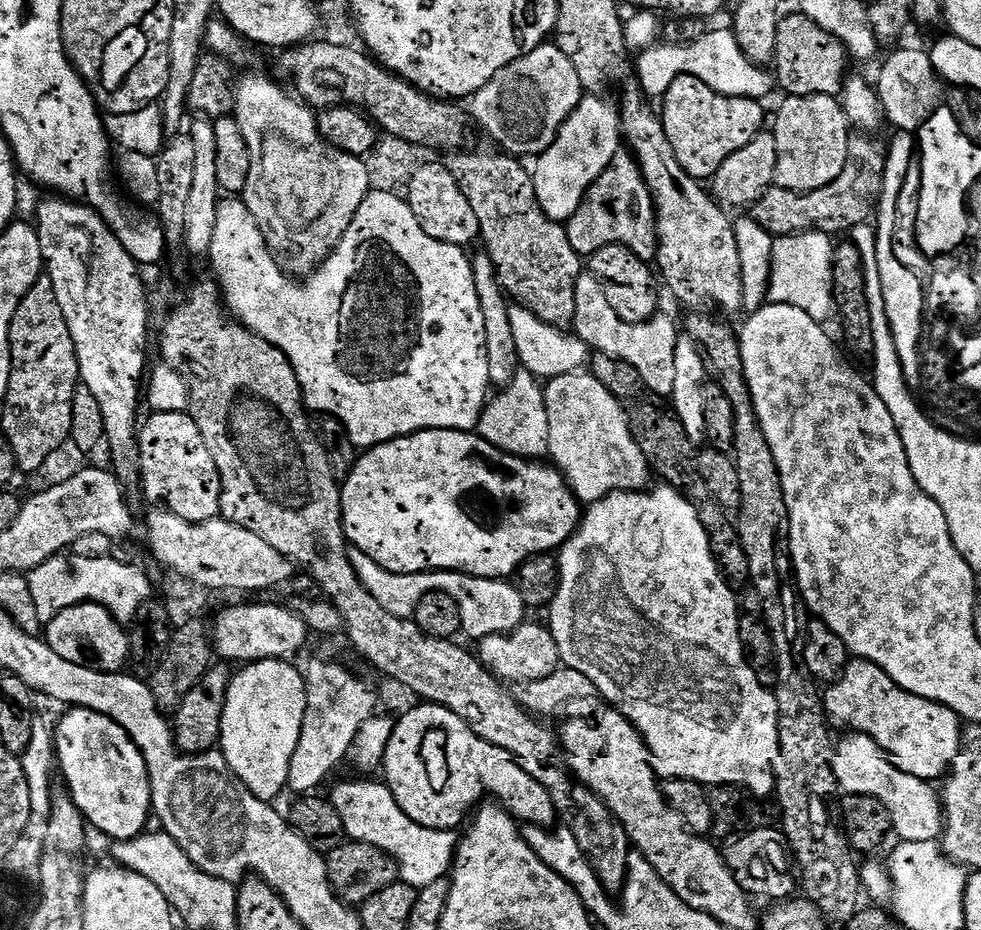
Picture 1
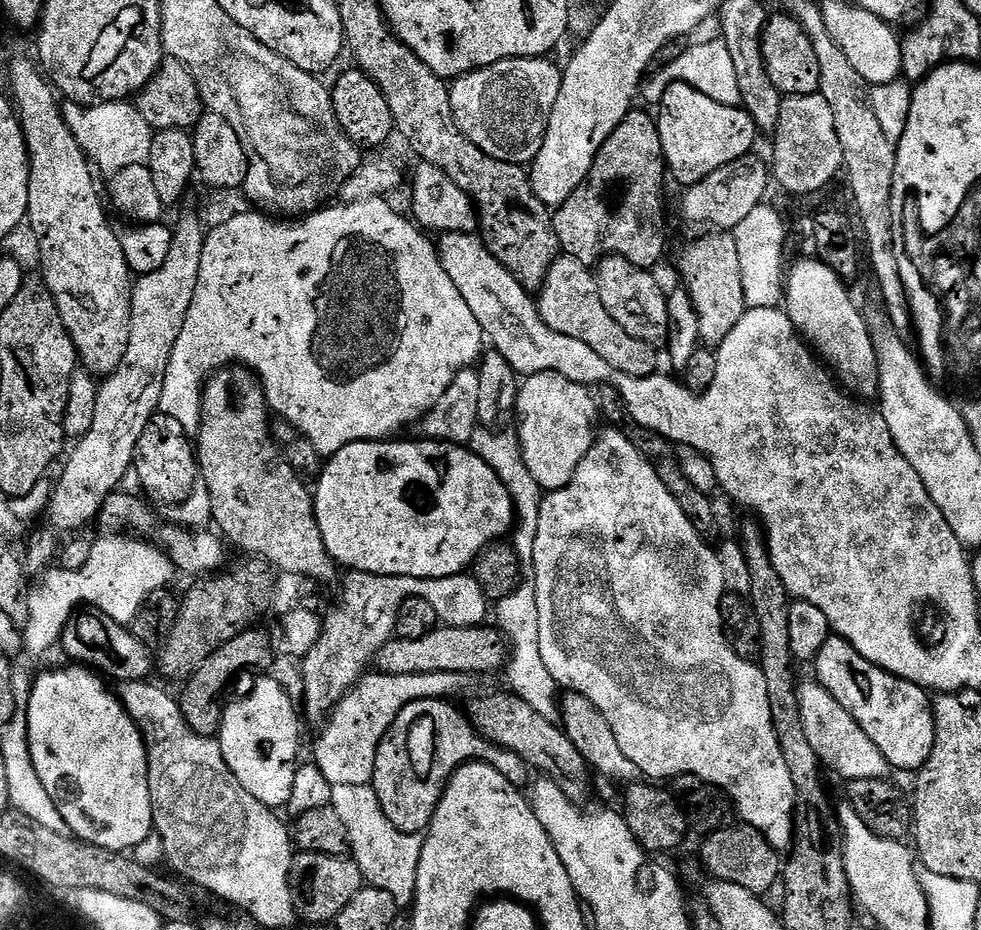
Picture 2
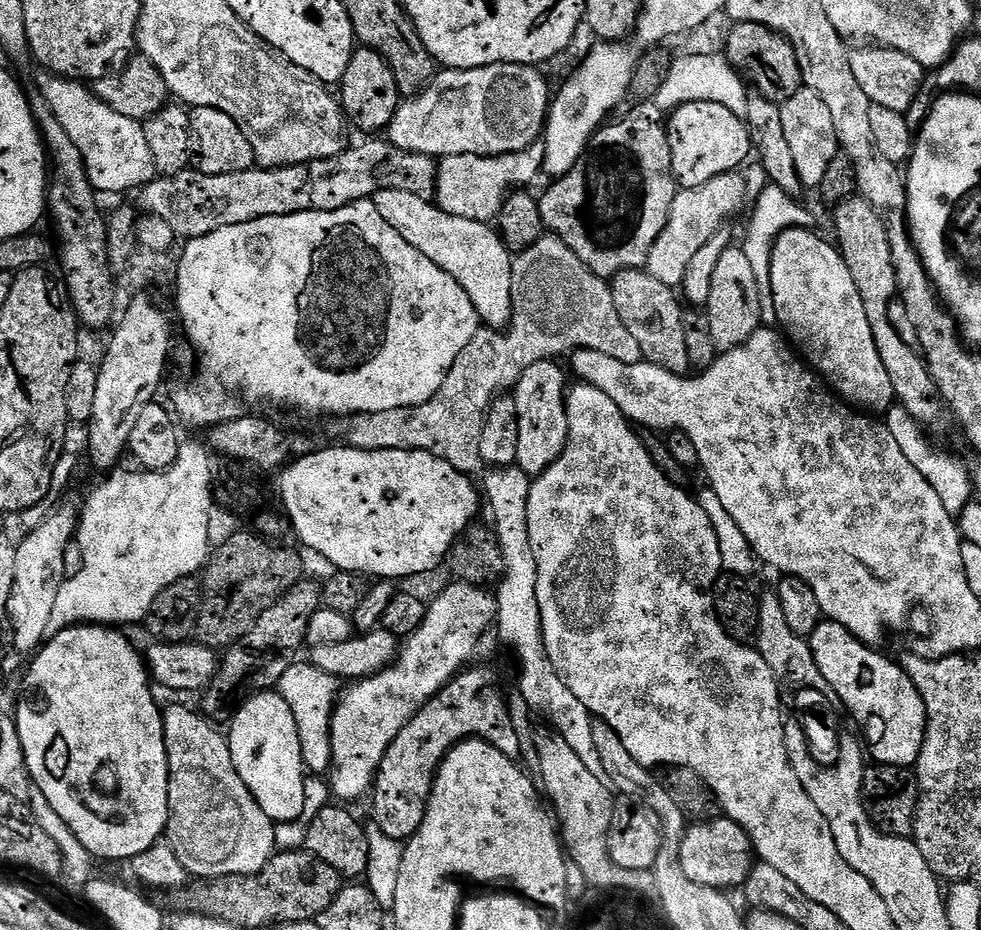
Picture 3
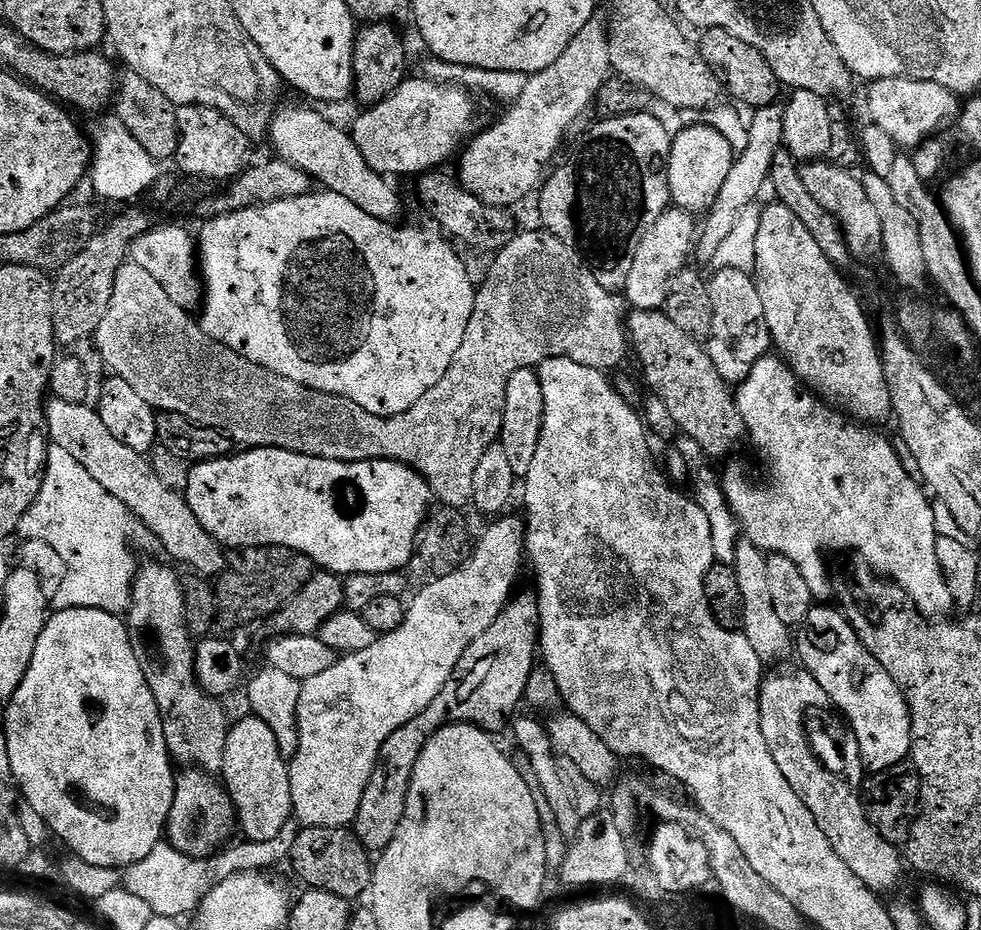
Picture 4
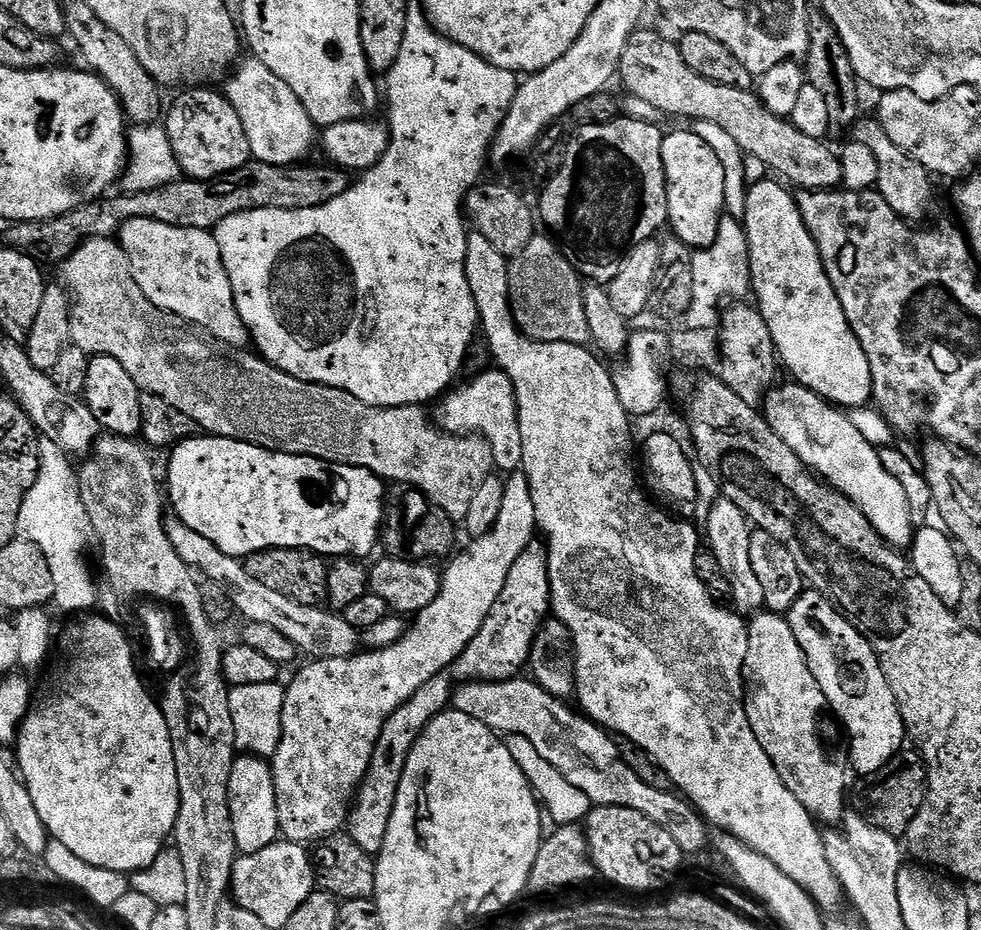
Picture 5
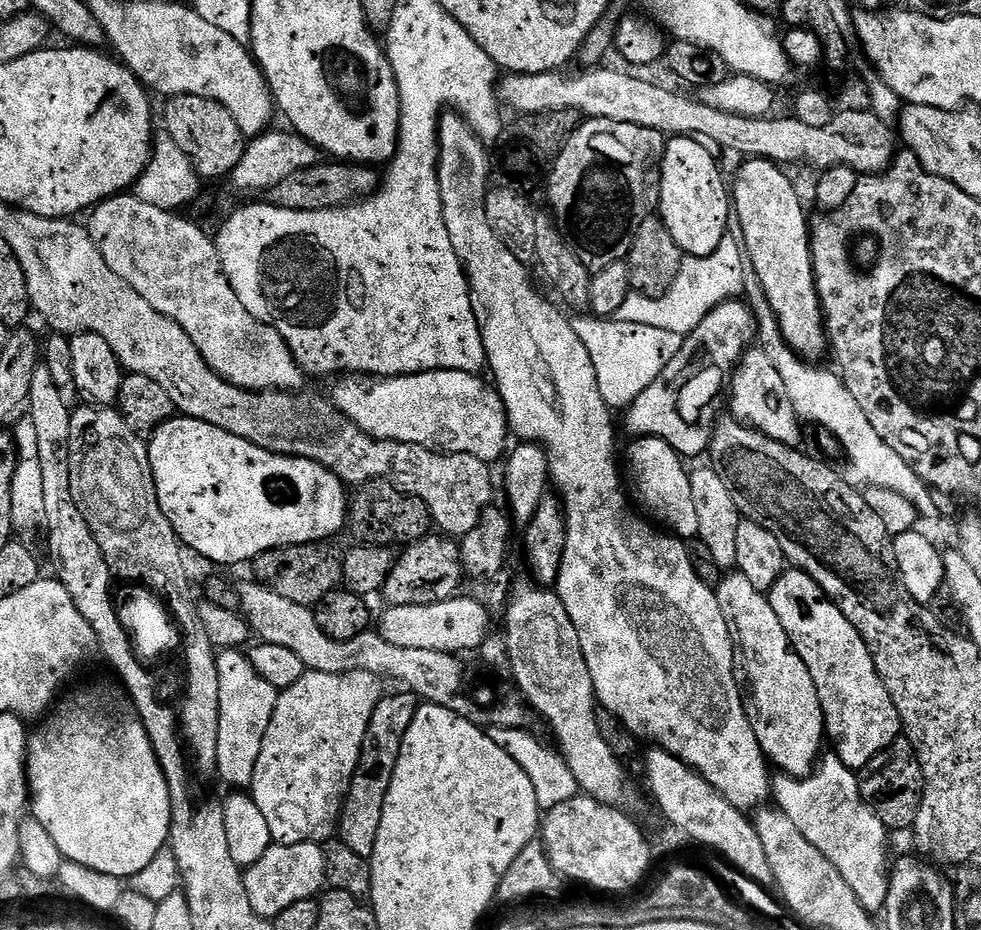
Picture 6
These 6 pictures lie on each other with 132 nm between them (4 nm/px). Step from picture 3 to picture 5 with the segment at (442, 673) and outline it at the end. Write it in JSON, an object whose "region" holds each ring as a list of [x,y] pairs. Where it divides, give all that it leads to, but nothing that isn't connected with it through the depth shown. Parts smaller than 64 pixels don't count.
{"region":[[[522,470],[511,473],[506,479],[502,494],[501,513],[490,533],[475,537],[464,552],[460,553],[441,575],[440,590],[434,602],[426,610],[415,613],[413,624],[407,625],[404,637],[394,646],[357,651],[355,656],[312,660],[293,678],[287,681],[282,714],[282,742],[270,757],[274,794],[278,802],[280,835],[294,844],[311,845],[329,836],[335,836],[345,827],[348,809],[354,803],[357,788],[364,781],[378,734],[386,726],[386,718],[398,710],[420,687],[426,686],[430,678],[439,672],[451,669],[452,663],[460,659],[462,650],[482,630],[486,614],[498,600],[510,569],[521,552],[538,534],[539,524],[530,494],[529,480]]]}

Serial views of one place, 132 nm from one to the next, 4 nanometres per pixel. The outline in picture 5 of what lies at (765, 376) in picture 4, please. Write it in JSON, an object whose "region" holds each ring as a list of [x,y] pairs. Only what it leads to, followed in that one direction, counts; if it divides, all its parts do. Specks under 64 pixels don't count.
{"region":[[[787,383],[781,388],[779,386],[769,388],[762,405],[762,415],[774,430],[774,434],[778,434],[778,438],[782,438],[782,442],[786,442],[786,446],[790,446],[790,450],[794,450],[794,454],[798,454],[801,462],[811,472],[815,472],[825,484],[836,488],[846,499],[854,502],[854,506],[858,506],[858,510],[862,510],[862,514],[866,514],[870,526],[874,526],[874,530],[878,530],[878,534],[887,544],[897,550],[907,549],[911,545],[914,535],[910,502],[907,501],[902,483],[883,468],[878,448],[862,436],[847,411],[828,403],[827,400],[823,400],[818,394],[814,394],[800,384]]]}

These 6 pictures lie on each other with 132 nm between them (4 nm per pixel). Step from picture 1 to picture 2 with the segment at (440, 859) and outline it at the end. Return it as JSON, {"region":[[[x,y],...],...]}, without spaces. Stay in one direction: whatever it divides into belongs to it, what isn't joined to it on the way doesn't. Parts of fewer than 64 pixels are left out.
{"region":[[[369,784],[334,785],[331,805],[342,814],[347,824],[352,858],[362,869],[365,881],[373,888],[390,893],[397,907],[411,907],[416,897],[418,864],[421,862],[424,836],[398,830],[382,810],[375,788]]]}

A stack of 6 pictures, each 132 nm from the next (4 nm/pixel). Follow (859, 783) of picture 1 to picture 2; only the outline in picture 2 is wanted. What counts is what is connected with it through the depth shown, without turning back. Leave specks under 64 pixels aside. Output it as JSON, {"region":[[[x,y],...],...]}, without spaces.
{"region":[[[801,679],[798,684],[800,717],[821,761],[845,776],[845,781],[848,782],[885,779],[890,772],[888,759],[882,754],[882,750],[878,750],[878,746],[869,738],[866,730],[858,726],[850,710],[846,710],[846,706],[842,706],[842,702],[838,702],[838,698],[834,698],[834,694],[828,692],[815,679],[803,680]]]}

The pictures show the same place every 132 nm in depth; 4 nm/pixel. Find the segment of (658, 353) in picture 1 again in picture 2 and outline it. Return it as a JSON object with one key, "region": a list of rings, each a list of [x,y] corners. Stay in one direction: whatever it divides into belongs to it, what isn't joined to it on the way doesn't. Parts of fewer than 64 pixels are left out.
{"region":[[[567,254],[561,255],[538,292],[540,317],[552,330],[578,338],[588,346],[594,346],[602,358],[606,358],[619,372],[629,372],[631,376],[651,376],[657,371],[653,345],[634,338],[618,326],[618,322],[606,310],[600,297],[593,269]]]}

